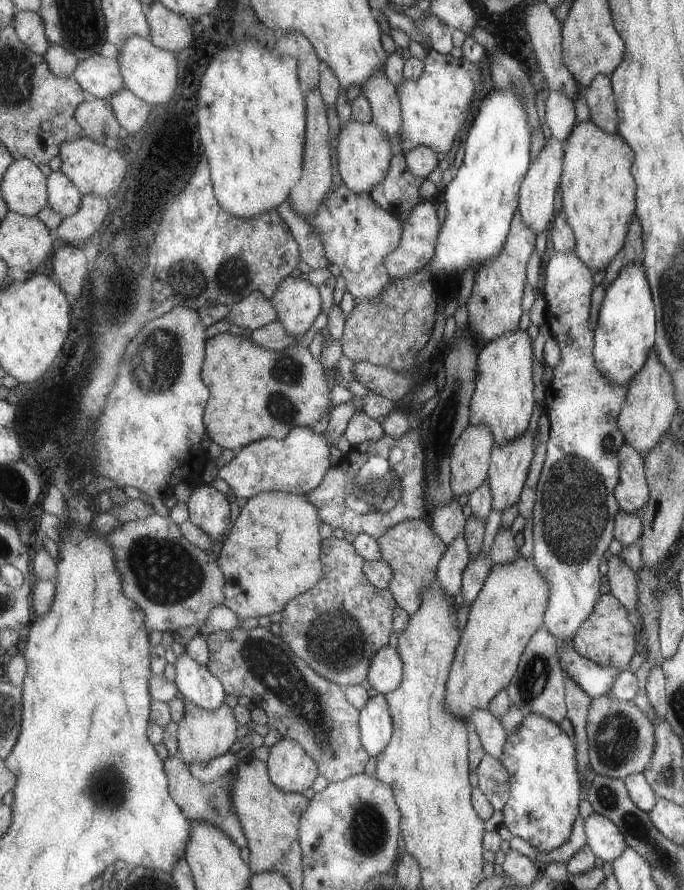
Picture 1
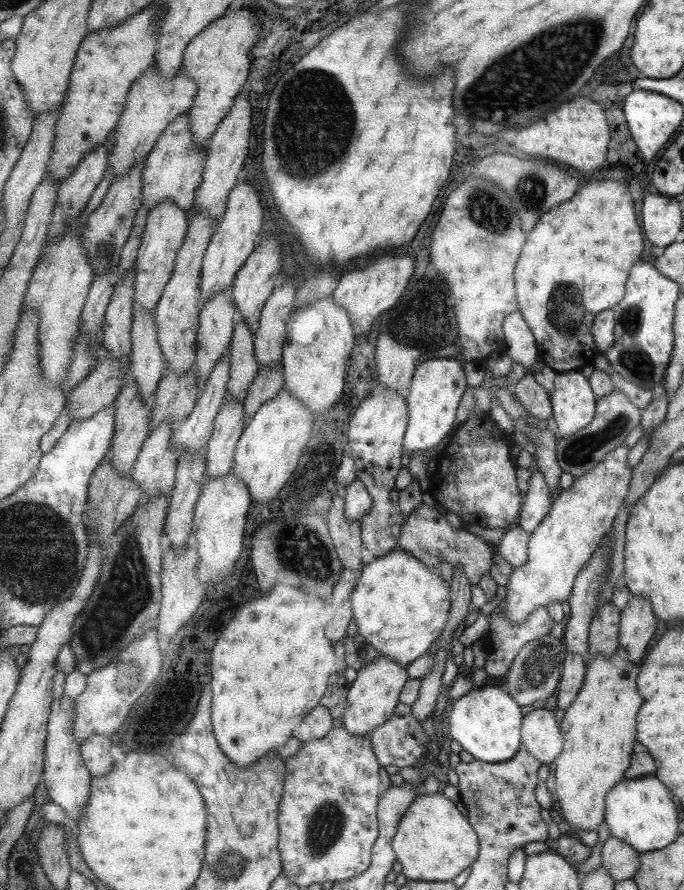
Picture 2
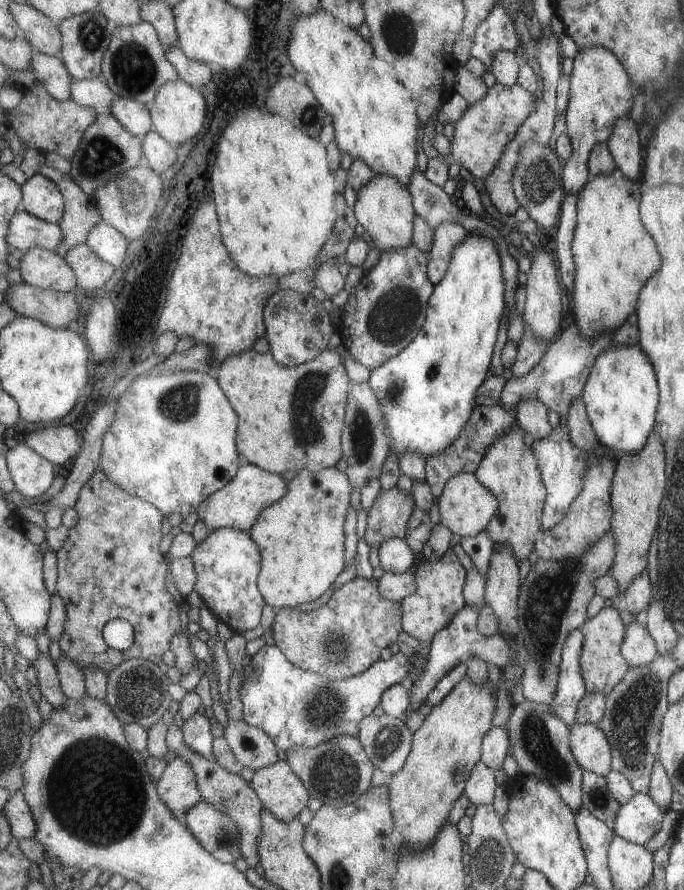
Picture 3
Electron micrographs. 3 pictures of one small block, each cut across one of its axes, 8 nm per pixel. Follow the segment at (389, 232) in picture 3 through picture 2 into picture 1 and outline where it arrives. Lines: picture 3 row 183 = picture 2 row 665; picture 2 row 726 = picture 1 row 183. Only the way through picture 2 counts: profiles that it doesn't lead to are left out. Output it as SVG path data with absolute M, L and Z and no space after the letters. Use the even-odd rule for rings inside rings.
M347 119L340 125L336 136L336 162L341 182L353 194L369 193L386 176L393 158L390 137L381 127L371 121L360 123Z

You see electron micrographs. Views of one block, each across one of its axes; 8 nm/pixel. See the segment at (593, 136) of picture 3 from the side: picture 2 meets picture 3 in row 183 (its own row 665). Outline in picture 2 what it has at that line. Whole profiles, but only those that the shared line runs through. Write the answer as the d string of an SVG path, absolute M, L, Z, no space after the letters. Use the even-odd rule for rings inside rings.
M566 653L557 685L557 708L565 710L577 698L586 676L586 658L577 653Z

